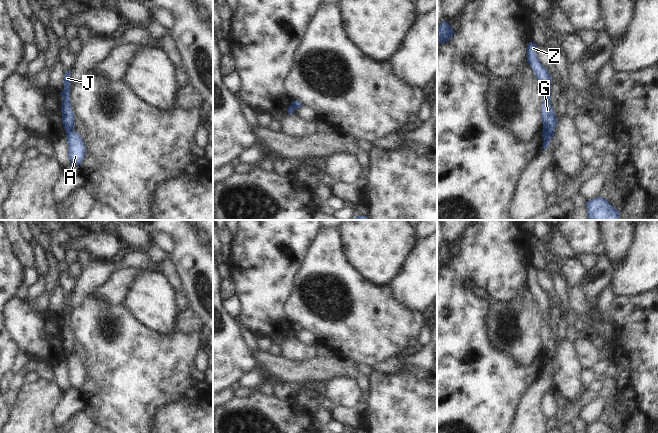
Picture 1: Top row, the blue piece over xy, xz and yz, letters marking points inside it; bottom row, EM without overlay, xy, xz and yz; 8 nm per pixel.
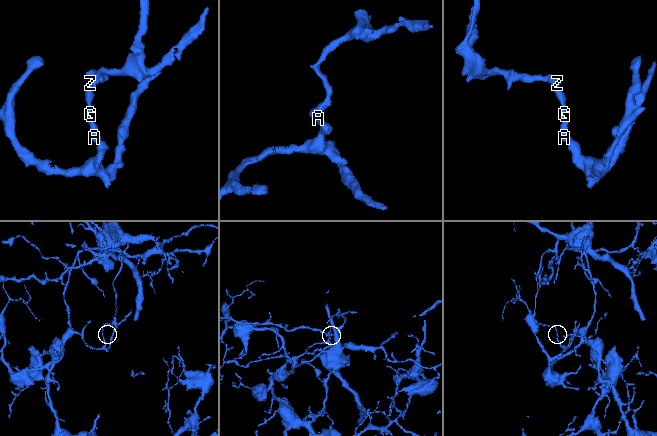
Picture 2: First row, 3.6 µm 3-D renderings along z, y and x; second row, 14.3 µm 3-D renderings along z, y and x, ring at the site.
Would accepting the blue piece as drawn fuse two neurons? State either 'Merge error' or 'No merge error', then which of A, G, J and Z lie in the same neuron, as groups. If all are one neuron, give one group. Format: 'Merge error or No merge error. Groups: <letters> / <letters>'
Merge error. Groups: A / G J Z

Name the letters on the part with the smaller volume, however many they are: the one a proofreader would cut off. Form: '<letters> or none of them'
G, J, Z

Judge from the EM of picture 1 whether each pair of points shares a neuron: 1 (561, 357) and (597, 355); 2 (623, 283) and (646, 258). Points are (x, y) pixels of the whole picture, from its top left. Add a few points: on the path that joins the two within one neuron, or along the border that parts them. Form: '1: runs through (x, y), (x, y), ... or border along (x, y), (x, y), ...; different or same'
1: border along (574, 342), (577, 359), (583, 368); different
2: runs through (629, 277), (642, 264); same

